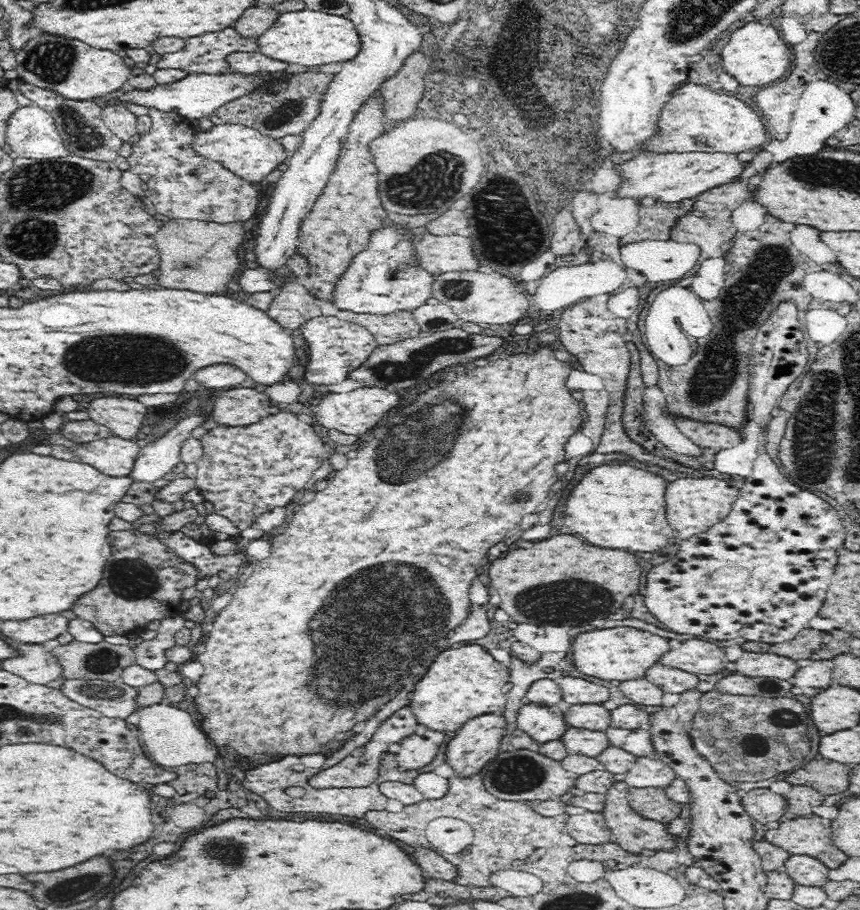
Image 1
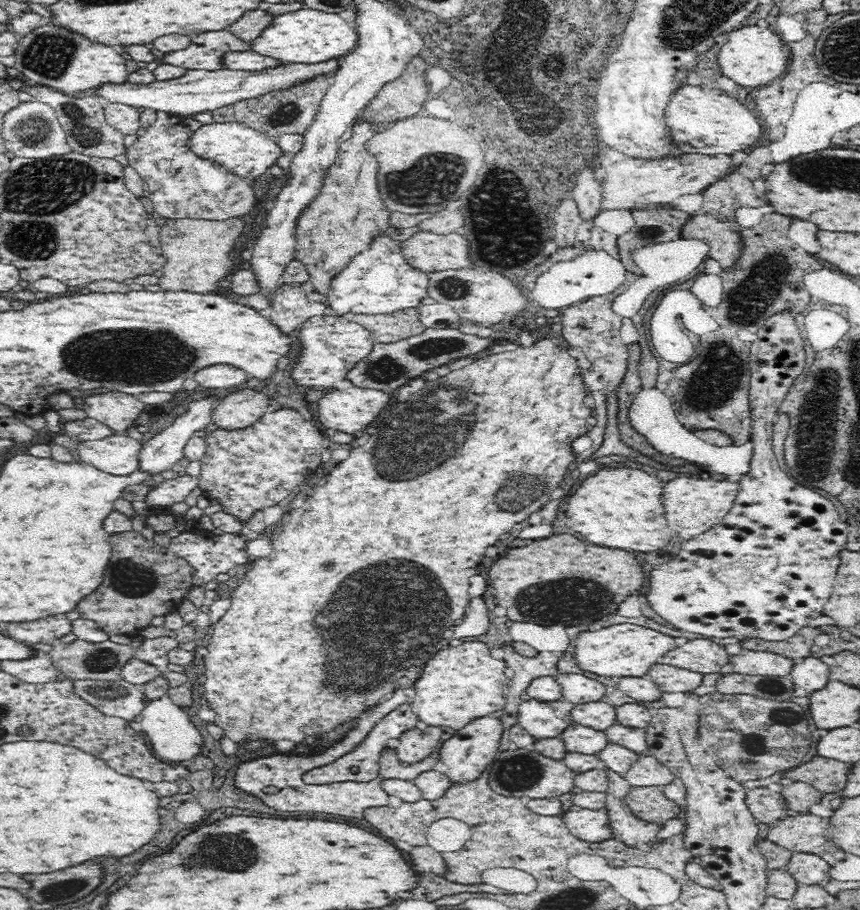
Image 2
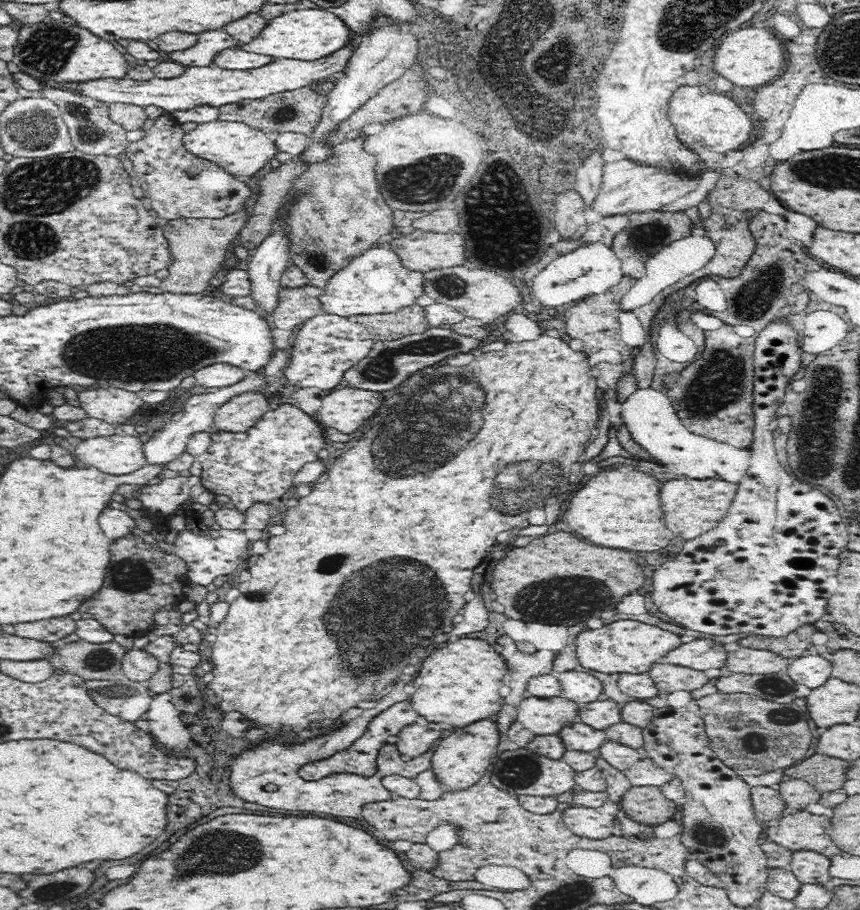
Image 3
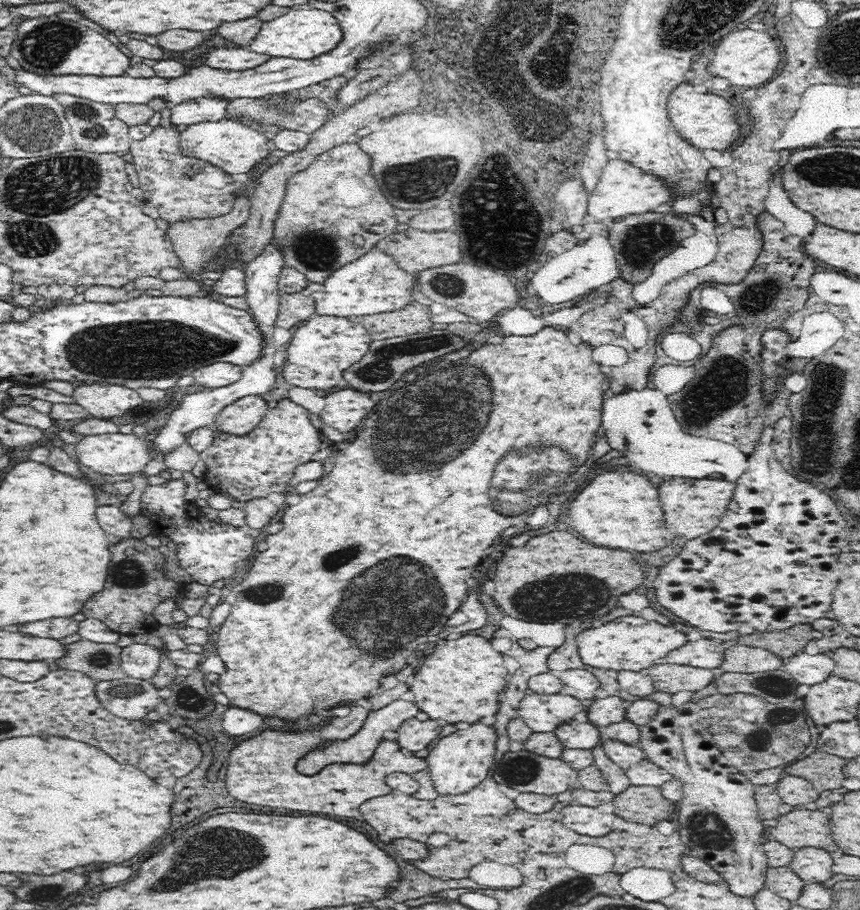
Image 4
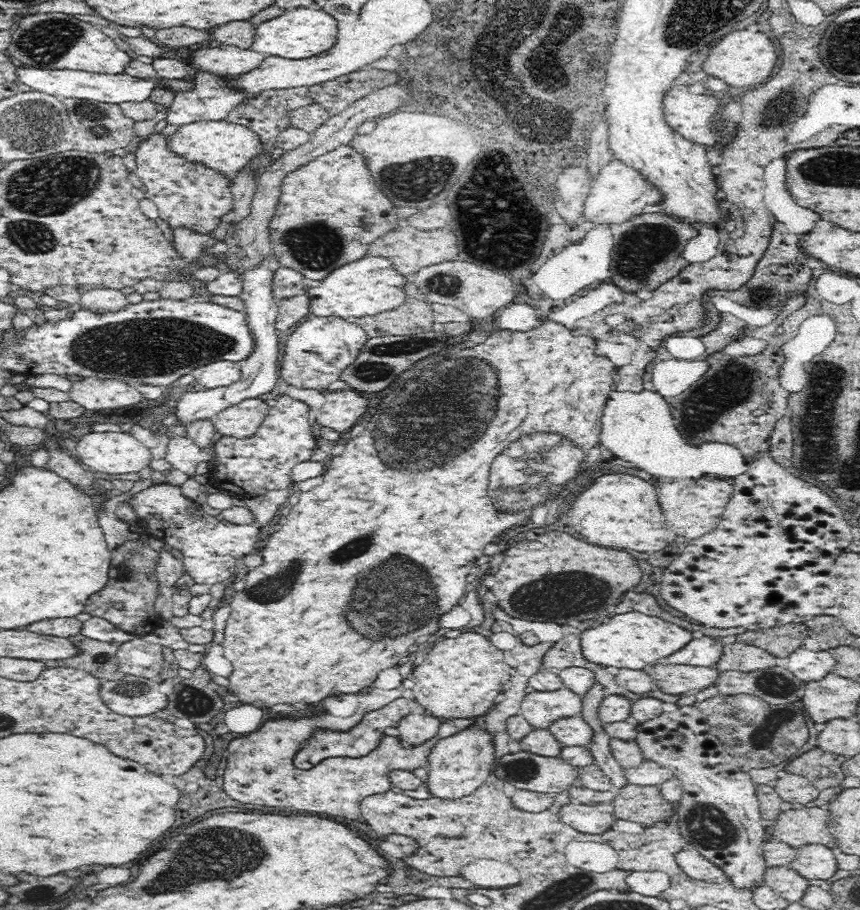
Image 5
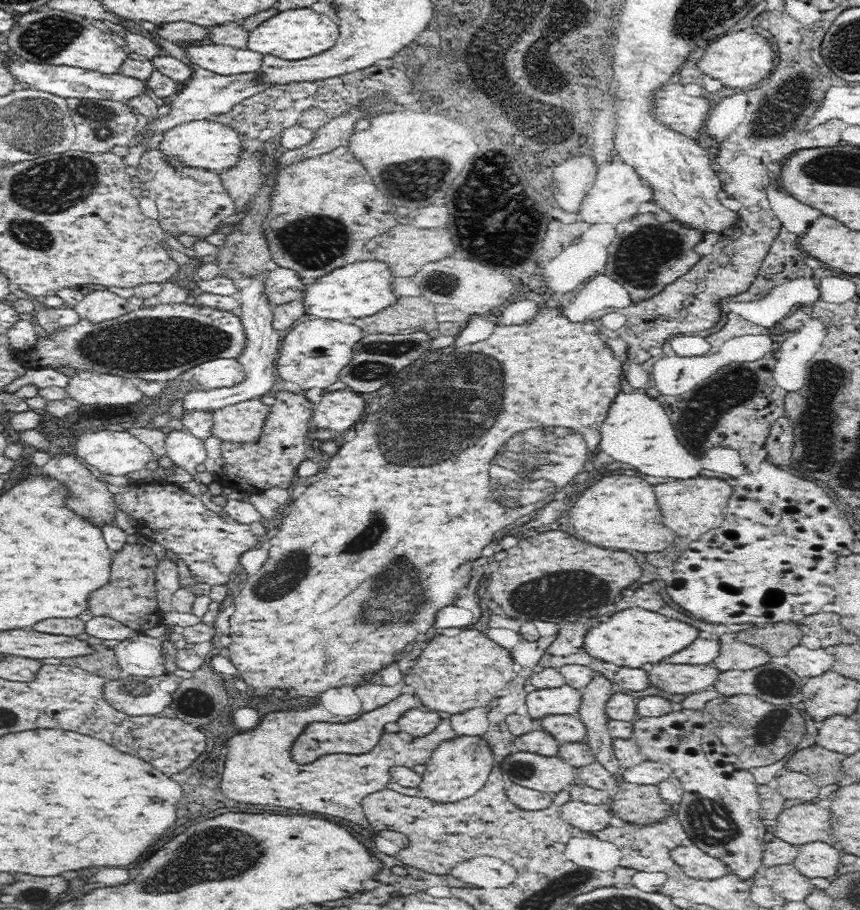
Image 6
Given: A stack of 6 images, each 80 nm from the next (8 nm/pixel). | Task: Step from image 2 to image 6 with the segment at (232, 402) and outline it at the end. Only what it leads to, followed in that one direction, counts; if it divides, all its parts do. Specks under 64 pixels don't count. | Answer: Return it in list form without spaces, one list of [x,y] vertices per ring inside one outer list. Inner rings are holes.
[[[260,399],[219,408],[214,411],[210,434],[222,443],[254,444],[261,439],[270,409]]]

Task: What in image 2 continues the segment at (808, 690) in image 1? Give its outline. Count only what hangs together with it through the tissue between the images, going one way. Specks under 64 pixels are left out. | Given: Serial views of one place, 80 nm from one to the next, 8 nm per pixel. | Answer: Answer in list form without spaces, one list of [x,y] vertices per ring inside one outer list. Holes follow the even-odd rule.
[[[813,654],[802,657],[797,664],[793,663],[788,675],[796,686],[804,688],[808,693],[824,688],[832,679],[829,664]]]

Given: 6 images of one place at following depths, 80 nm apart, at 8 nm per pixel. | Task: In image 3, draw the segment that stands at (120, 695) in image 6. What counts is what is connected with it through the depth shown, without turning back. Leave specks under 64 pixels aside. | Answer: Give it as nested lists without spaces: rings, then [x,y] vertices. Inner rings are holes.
[[[92,688],[90,691],[92,698],[110,714],[133,723],[150,710],[153,700],[152,691],[144,692],[143,695],[135,692],[132,696],[118,698],[106,696],[100,688]]]

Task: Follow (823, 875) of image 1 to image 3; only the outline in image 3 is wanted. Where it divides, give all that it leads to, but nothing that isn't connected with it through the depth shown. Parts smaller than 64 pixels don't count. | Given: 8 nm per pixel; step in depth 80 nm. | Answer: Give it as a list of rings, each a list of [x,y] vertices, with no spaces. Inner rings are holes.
[[[815,850],[793,851],[788,868],[800,880],[800,883],[824,885],[830,881],[831,860],[825,854]]]

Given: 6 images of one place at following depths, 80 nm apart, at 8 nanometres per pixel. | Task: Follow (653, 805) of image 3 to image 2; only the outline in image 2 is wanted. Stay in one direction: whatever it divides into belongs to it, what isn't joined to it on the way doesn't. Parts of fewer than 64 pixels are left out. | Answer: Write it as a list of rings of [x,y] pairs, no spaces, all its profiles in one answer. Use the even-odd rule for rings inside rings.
[[[659,786],[632,787],[626,795],[626,804],[634,816],[652,824],[663,825],[681,812],[674,801],[665,798]]]

